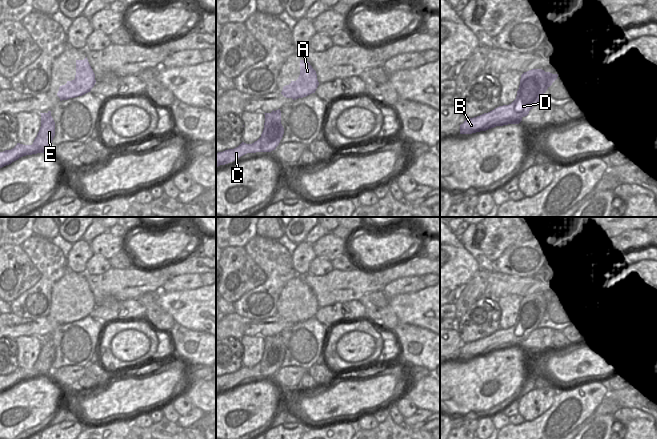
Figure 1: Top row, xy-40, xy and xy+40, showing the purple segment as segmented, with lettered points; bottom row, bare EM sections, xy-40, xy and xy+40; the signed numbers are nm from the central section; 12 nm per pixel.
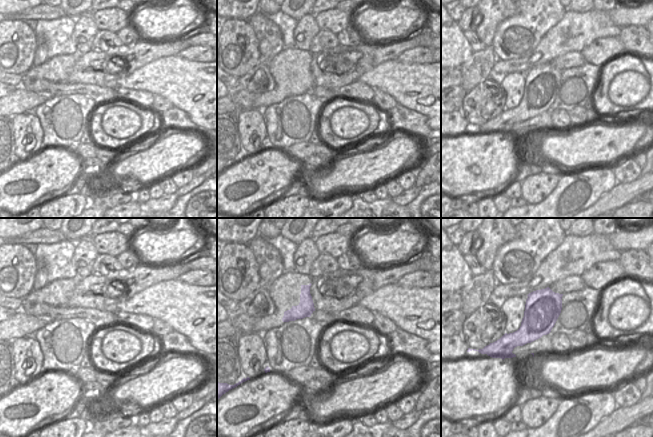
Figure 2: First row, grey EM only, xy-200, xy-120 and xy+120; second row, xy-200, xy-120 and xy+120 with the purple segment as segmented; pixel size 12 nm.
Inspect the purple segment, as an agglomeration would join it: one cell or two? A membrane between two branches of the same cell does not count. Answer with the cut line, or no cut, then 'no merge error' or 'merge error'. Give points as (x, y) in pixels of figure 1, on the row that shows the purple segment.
no cut; no merge error

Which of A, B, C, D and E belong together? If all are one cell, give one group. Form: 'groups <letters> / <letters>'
groups A B C D E

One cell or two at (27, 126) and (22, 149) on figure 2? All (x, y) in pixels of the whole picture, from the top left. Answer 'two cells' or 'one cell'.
one cell

